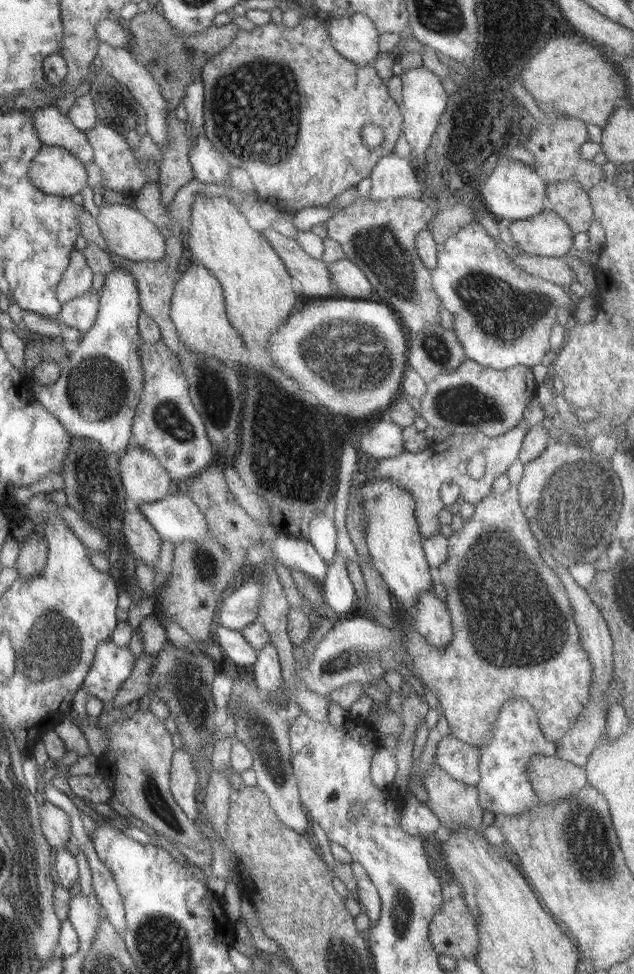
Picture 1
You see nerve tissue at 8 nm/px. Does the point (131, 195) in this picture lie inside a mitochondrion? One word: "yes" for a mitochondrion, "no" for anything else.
no

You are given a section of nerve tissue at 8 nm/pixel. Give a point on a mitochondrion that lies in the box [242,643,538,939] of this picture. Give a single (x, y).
(403, 911)

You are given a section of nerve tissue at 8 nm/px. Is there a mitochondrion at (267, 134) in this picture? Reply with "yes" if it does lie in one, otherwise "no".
yes

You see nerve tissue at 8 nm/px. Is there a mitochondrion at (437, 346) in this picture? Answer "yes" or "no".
yes

